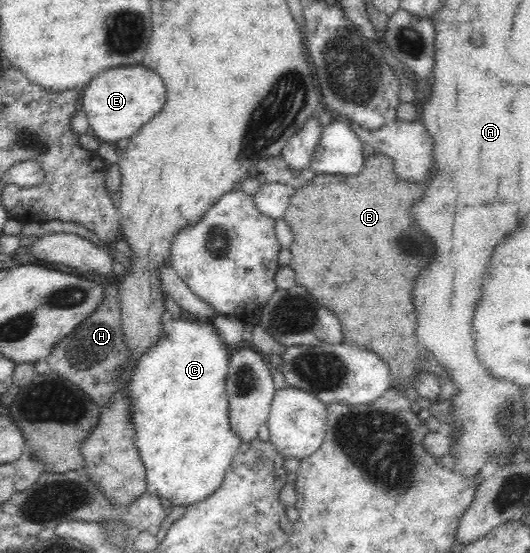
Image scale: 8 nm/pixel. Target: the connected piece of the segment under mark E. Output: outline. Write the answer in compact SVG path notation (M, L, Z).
M141 65L105 69L103 73L95 75L82 90L82 111L87 116L91 136L97 142L110 145L136 135L138 129L155 117L165 105L165 89L161 79Z

